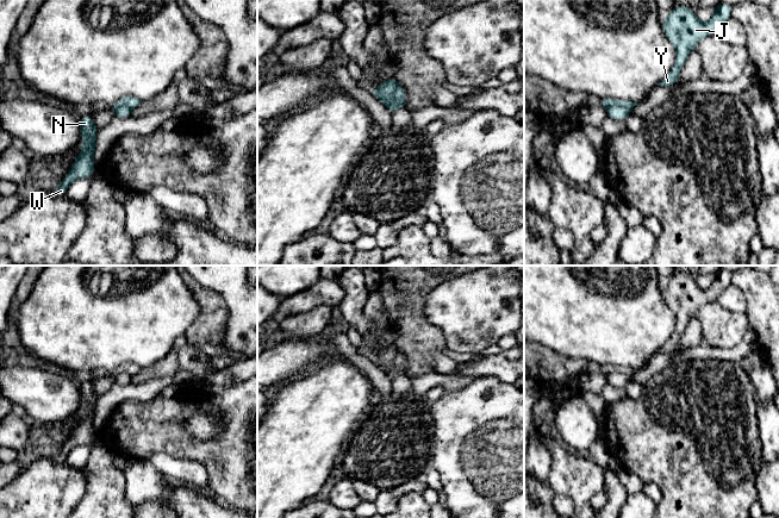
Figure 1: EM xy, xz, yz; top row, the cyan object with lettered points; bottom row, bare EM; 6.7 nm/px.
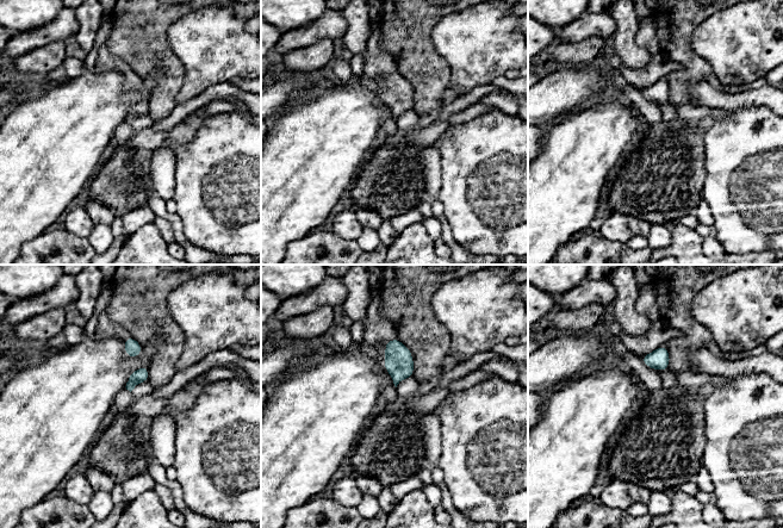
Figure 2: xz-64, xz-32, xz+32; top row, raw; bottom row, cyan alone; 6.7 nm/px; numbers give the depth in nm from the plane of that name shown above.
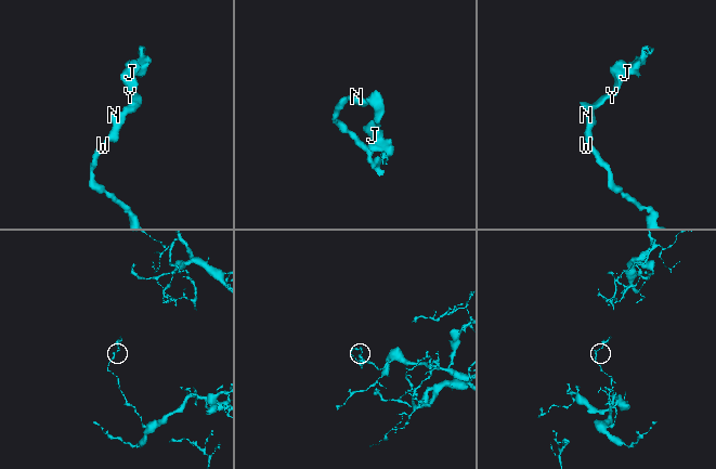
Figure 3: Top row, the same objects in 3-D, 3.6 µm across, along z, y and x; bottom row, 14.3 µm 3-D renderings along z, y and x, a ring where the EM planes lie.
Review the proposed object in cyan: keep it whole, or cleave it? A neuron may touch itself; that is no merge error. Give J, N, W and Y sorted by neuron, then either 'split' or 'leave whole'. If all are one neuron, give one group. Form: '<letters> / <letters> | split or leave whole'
J Y / N W | split

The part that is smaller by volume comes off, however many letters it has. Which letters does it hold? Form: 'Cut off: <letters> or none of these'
Cut off: J, Y

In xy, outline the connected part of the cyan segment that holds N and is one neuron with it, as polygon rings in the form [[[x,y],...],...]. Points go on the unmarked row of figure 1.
[[[82,382],[79,385],[81,402],[82,402],[82,417],[75,425],[70,438],[62,445],[62,450],[57,453],[52,458],[55,462],[62,463],[67,461],[68,454],[77,445],[91,444],[94,439],[94,419],[95,406],[99,395],[94,393],[92,382]]]

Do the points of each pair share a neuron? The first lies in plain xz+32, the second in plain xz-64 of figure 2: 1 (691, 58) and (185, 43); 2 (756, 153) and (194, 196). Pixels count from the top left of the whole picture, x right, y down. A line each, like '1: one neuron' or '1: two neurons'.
1: two neurons
2: one neuron

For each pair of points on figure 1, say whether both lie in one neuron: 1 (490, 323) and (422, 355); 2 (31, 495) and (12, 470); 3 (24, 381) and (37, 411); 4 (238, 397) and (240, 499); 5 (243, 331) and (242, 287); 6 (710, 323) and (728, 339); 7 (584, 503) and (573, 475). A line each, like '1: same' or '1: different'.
1: different
2: different
3: same
4: same
5: same
6: same
7: same

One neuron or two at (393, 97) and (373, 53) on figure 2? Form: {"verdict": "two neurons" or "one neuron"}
{"verdict": "one neuron"}

